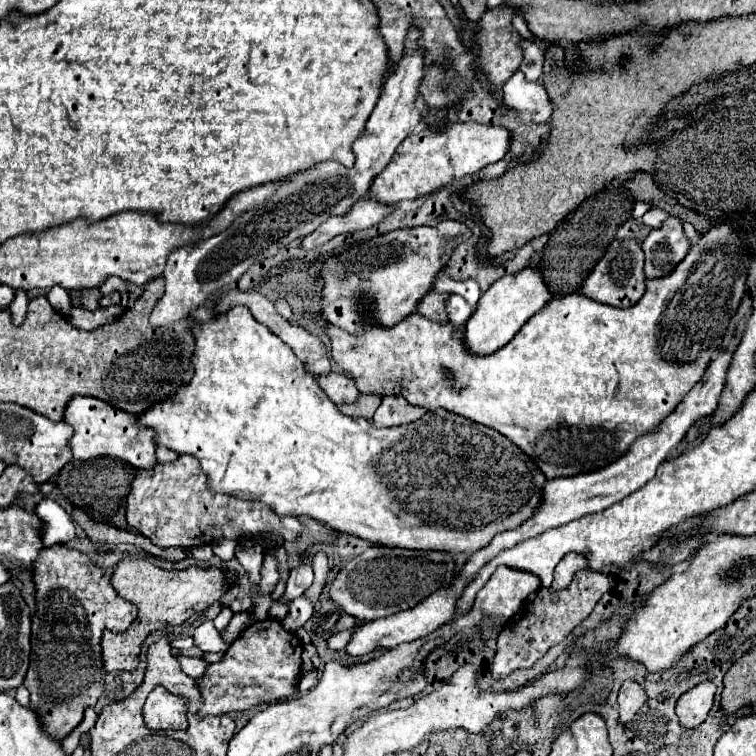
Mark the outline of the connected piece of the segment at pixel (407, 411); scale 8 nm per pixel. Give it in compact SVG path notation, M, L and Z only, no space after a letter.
M384 397L380 409L374 413L372 423L376 427L396 427L420 419L426 413L424 407L412 405L400 397Z

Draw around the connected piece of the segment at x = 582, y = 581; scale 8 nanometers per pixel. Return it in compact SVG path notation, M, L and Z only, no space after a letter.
M578 571L572 579L572 583L564 591L556 591L556 595L548 593L548 589L536 589L528 595L528 599L522 603L520 611L508 621L504 631L498 637L498 649L492 663L492 677L504 679L508 673L516 669L528 669L538 659L544 657L544 653L564 641L596 607L600 597L608 591L610 579L604 573L596 571Z

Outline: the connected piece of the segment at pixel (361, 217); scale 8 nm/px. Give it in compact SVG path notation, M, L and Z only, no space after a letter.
M364 197L360 199L352 211L346 215L346 217L332 217L328 219L326 223L322 223L314 233L310 233L308 237L302 239L302 245L304 249L314 249L318 245L324 245L326 241L330 241L332 237L336 235L342 235L342 233L354 233L354 231L360 231L360 229L368 229L368 227L374 227L378 225L390 211L394 209L394 205L384 205L376 199L370 199L370 197Z

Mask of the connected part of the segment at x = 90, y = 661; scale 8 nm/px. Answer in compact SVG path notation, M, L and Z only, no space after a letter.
M52 545L52 547L44 547L44 551L40 551L40 555L36 557L36 567L32 567L32 581L34 581L34 587L36 587L36 611L32 615L32 657L30 657L30 667L28 667L28 675L24 679L24 687L30 691L30 709L40 717L46 733L50 737L54 737L56 741L62 741L80 721L82 721L82 715L84 715L84 709L86 707L94 707L96 701L100 699L102 695L102 689L104 689L104 663L102 663L102 649L100 649L100 641L102 641L102 633L104 629L108 631L114 631L114 633L124 633L130 623L134 623L134 619L138 617L138 609L134 603L130 603L128 599L120 597L112 583L110 583L110 577L112 577L112 567L108 569L102 569L98 567L88 555L80 553L78 549L70 547L70 545Z

